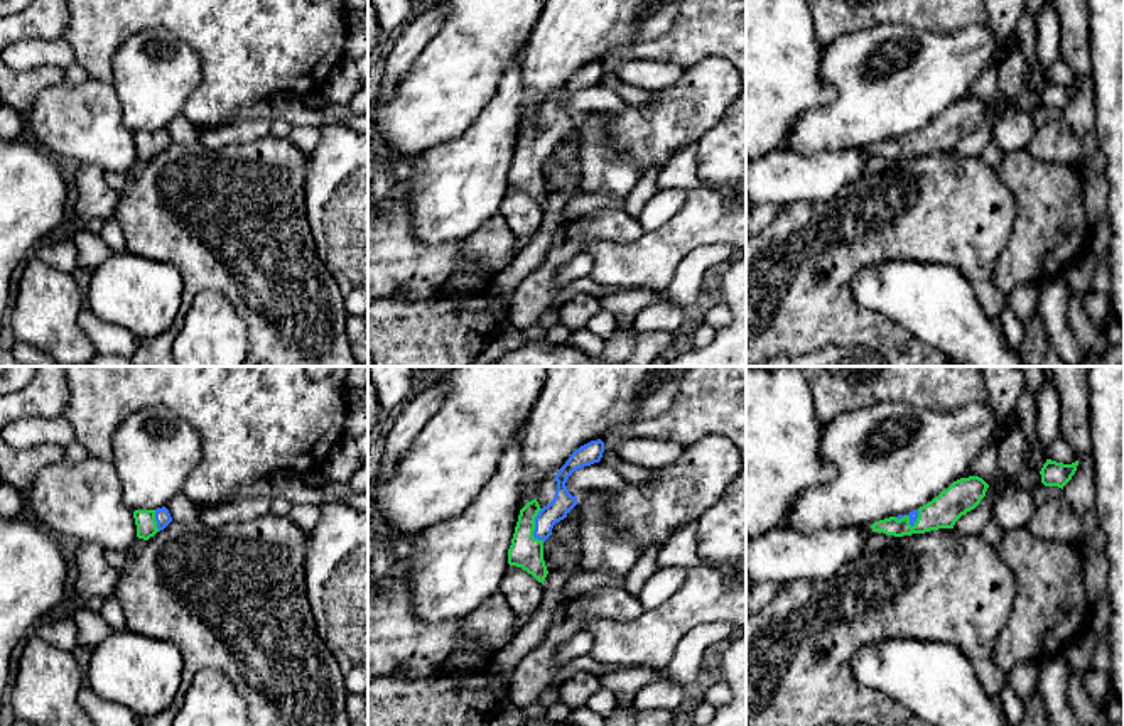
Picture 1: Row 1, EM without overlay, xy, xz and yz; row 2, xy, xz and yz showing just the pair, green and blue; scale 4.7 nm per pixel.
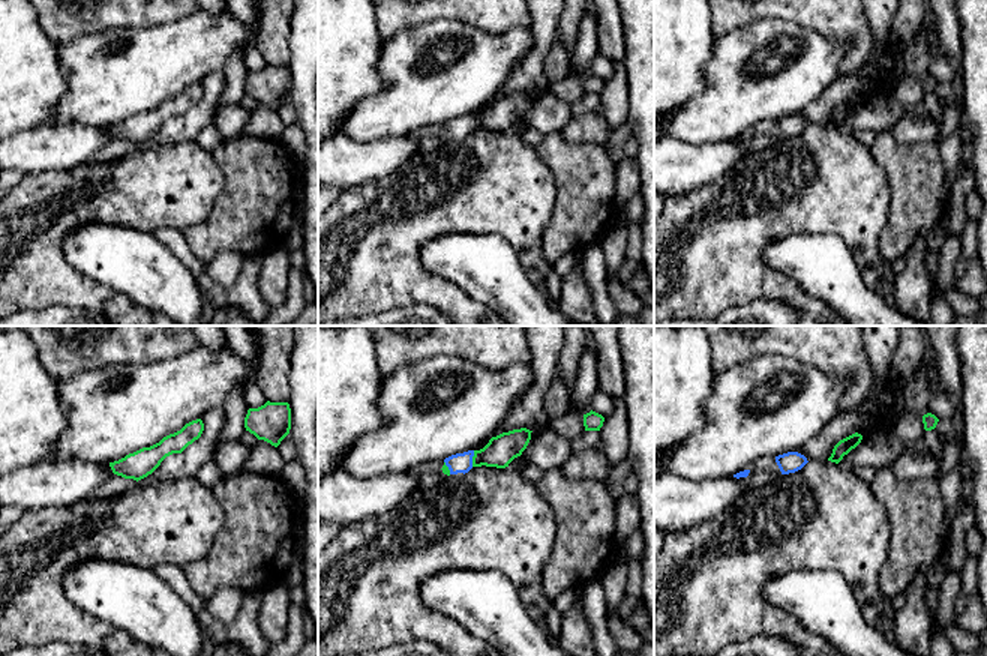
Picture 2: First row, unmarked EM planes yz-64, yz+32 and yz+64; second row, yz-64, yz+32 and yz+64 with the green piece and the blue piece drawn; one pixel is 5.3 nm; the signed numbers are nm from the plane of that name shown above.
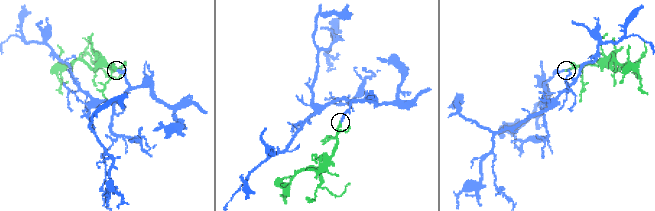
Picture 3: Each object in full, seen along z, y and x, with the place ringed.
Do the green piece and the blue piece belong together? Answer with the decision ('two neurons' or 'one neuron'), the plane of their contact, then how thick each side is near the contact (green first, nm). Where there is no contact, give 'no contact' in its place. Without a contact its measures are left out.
one neuron; contact in xz; calibres 160 and 100 nm

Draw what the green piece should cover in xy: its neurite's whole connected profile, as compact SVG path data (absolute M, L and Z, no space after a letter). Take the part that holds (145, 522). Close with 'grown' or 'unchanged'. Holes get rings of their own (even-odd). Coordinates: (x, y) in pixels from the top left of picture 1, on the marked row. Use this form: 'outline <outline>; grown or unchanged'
outline M165 507L157 510L135 510L133 518L137 525L137 537L143 540L149 540L172 522Z; grown

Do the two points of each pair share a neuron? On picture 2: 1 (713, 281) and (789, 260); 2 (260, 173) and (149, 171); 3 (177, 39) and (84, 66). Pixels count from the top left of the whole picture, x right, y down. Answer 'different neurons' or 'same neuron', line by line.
1: different neurons
2: different neurons
3: same neuron

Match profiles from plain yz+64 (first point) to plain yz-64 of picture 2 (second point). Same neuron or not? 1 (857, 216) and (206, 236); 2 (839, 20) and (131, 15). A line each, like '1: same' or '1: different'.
1: different
2: same

